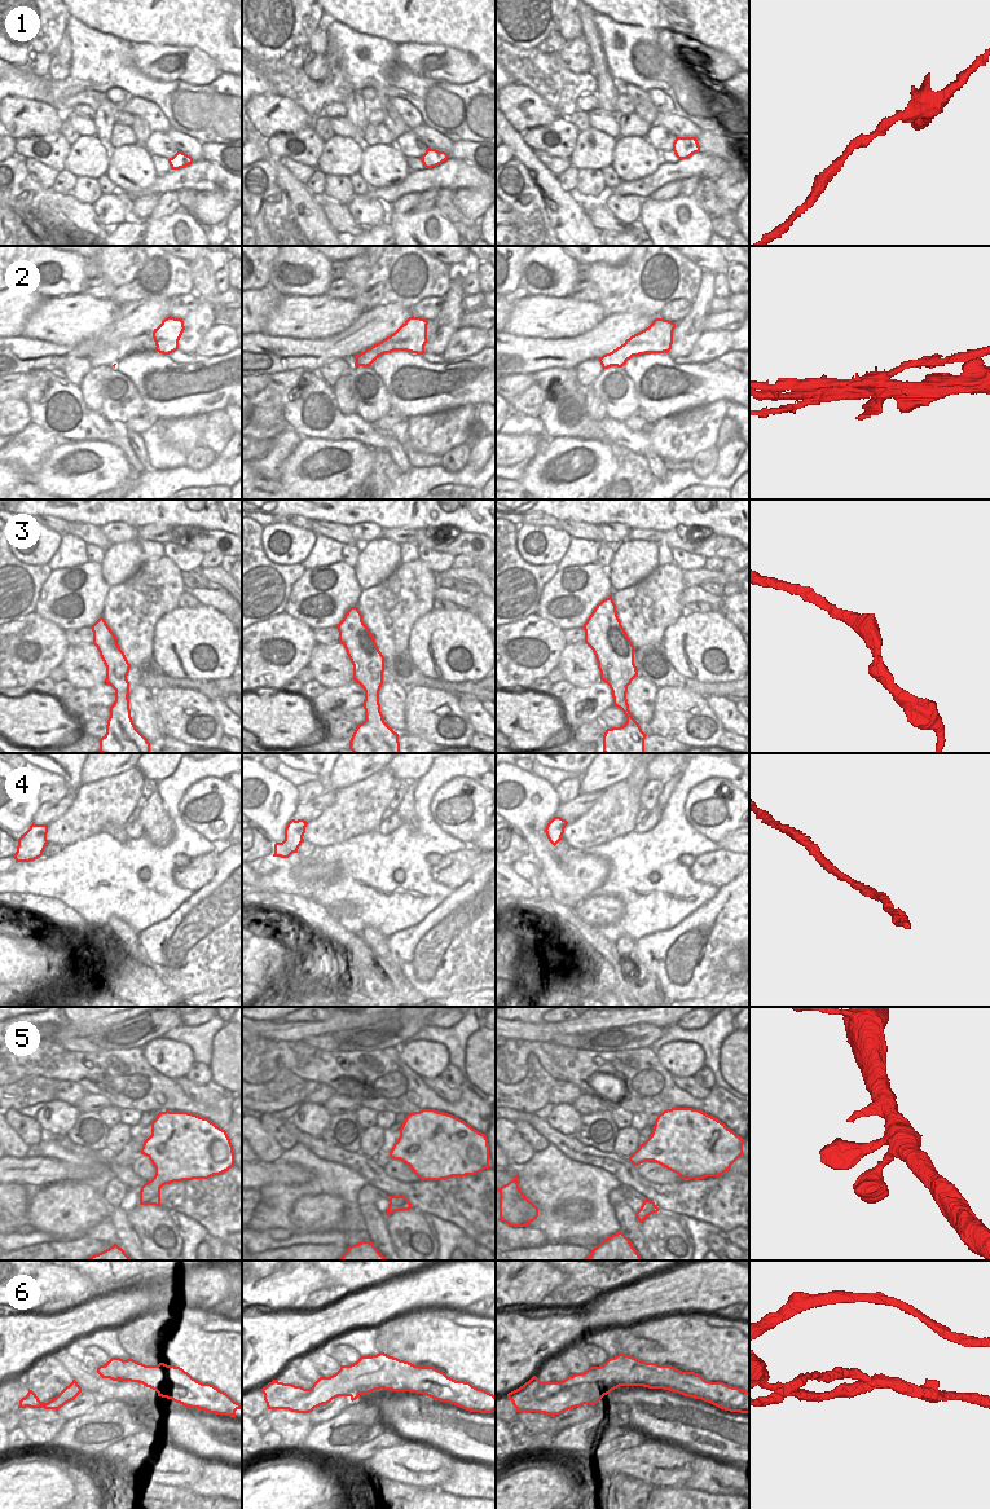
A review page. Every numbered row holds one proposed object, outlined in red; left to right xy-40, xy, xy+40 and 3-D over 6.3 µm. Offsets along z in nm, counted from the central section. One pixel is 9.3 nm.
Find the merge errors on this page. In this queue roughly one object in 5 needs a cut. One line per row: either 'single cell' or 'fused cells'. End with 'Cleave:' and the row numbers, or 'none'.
1: single cell
2: fused cells
3: single cell
4: single cell
5: single cell
6: fused cells
Cleave: 2, 6

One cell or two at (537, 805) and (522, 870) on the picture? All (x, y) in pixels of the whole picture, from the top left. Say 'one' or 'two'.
two

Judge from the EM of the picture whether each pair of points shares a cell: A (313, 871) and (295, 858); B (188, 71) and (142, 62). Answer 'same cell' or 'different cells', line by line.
A: same cell
B: same cell

